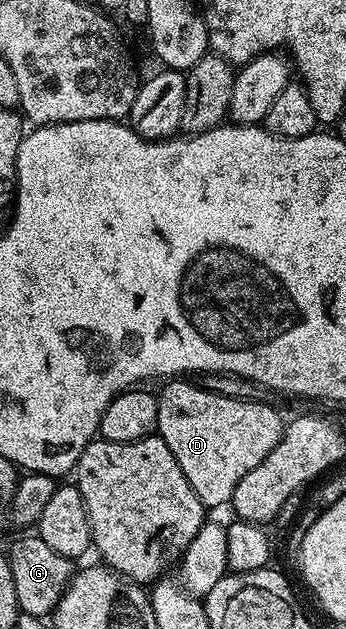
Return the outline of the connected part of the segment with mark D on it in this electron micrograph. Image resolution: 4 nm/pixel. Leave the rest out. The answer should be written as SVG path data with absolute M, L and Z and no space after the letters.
M174 378L161 385L162 392L157 393L157 435L172 450L172 458L180 462L180 470L184 470L184 478L188 478L196 498L207 510L214 510L221 504L229 505L236 486L240 486L240 478L248 470L256 470L272 454L282 437L284 419L270 404L228 398L186 382Z

